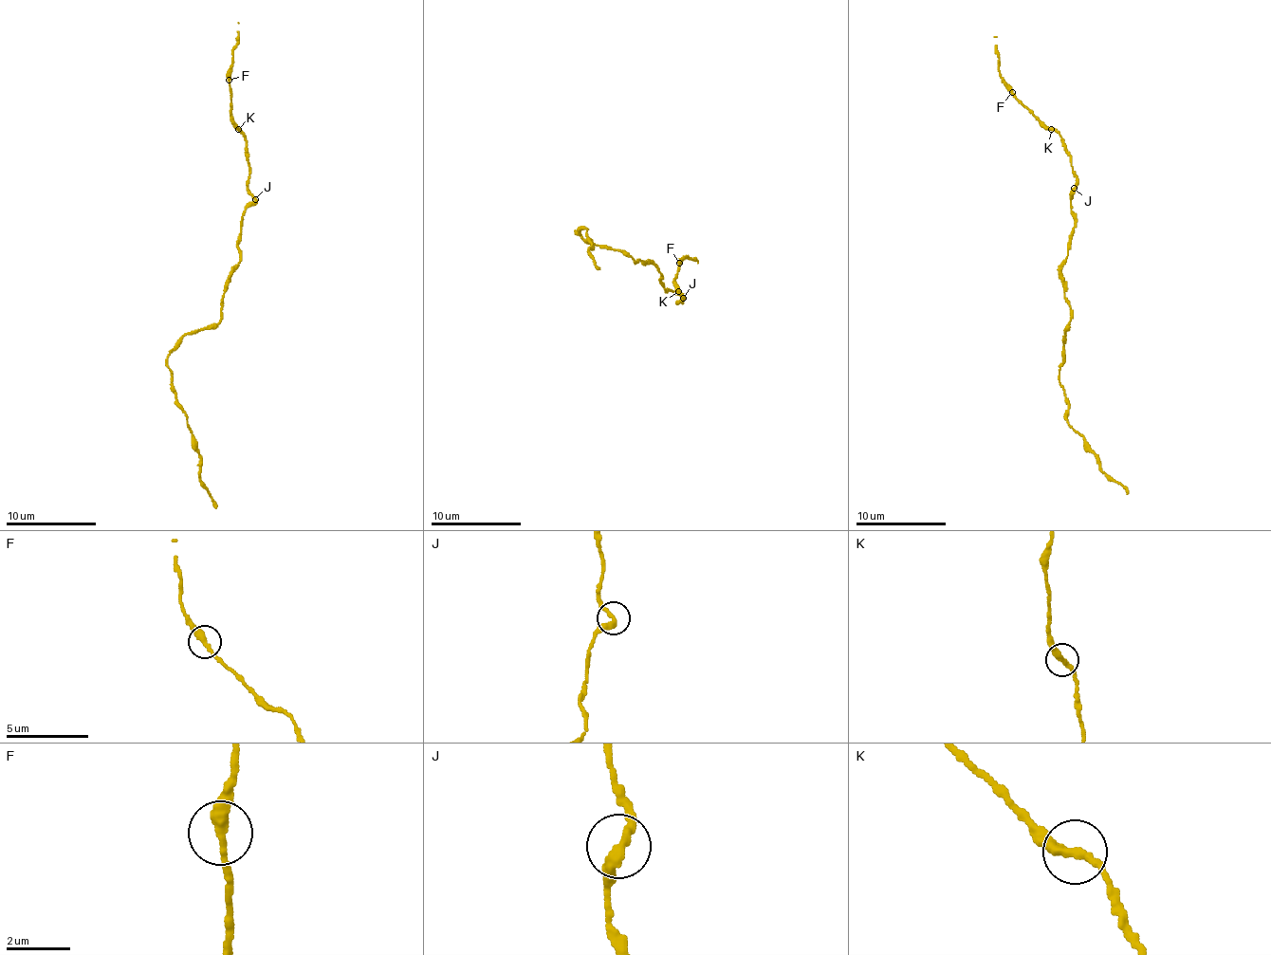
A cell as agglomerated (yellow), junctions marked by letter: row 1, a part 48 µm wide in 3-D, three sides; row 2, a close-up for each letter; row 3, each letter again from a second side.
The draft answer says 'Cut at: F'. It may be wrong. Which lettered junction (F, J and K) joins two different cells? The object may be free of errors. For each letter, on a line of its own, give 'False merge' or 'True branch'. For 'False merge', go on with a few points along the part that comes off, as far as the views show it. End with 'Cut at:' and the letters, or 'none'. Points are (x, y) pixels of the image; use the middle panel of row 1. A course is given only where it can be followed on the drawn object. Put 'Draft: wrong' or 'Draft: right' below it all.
F: True branch
J: True branch
K: True branch
Cut at: none
Draft: wrong

